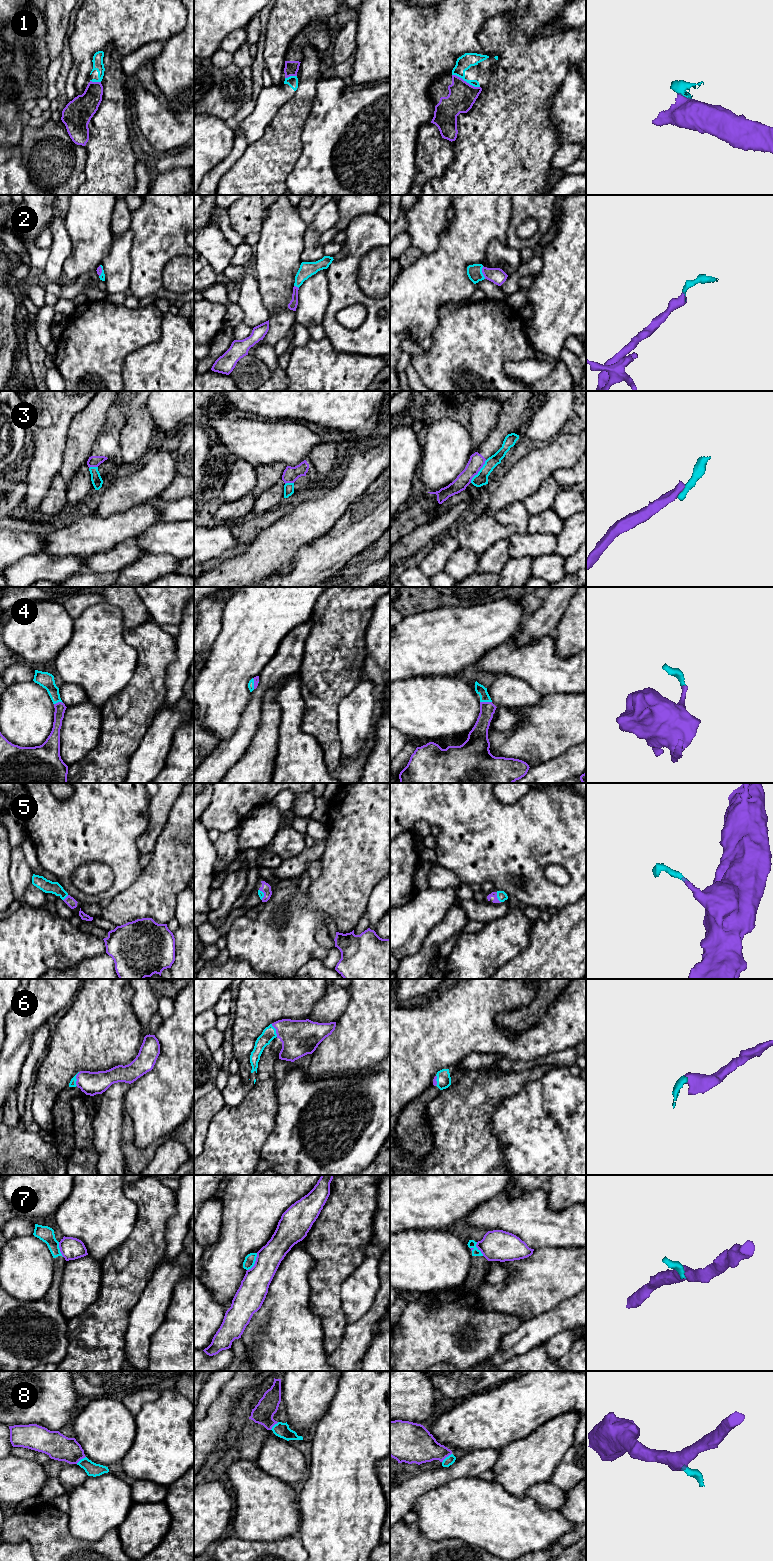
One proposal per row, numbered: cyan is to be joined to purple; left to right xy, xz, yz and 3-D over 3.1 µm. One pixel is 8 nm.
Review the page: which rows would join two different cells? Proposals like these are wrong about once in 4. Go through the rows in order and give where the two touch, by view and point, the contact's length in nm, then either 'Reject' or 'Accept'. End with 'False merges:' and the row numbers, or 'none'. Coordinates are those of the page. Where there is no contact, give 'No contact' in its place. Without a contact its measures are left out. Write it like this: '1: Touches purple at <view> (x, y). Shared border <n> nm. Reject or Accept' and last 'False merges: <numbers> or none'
1: Touches purple at yz (465, 81). Shared border 240 nm. Reject
2: Touches purple at yz (482, 272). Shared border 110 nm. Accept
3: Touches purple at yz (479, 470). Shared border 220 nm. Reject
4: Touches purple at yz (486, 702). Shared border 100 nm. Accept
5: Touches purple at yz (496, 897). Shared border 90 nm. Accept
6: Touches purple at xy (76, 1078). Shared border 110 nm. Accept
7: Touches purple at xz (255, 1262). Shared border 170 nm. Reject
8: Touches purple at yz (446, 1456). Shared border 110 nm. Accept
False merges: 1, 3, 7

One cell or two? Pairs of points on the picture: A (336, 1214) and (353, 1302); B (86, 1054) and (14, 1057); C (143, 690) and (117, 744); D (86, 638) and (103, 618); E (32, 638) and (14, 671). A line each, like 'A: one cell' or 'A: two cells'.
A: two cells
B: two cells
C: one cell
D: one cell
E: two cells

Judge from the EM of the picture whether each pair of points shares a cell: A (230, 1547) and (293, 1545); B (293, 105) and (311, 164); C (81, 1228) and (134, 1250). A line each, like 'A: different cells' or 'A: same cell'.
A: same cell
B: different cells
C: different cells

